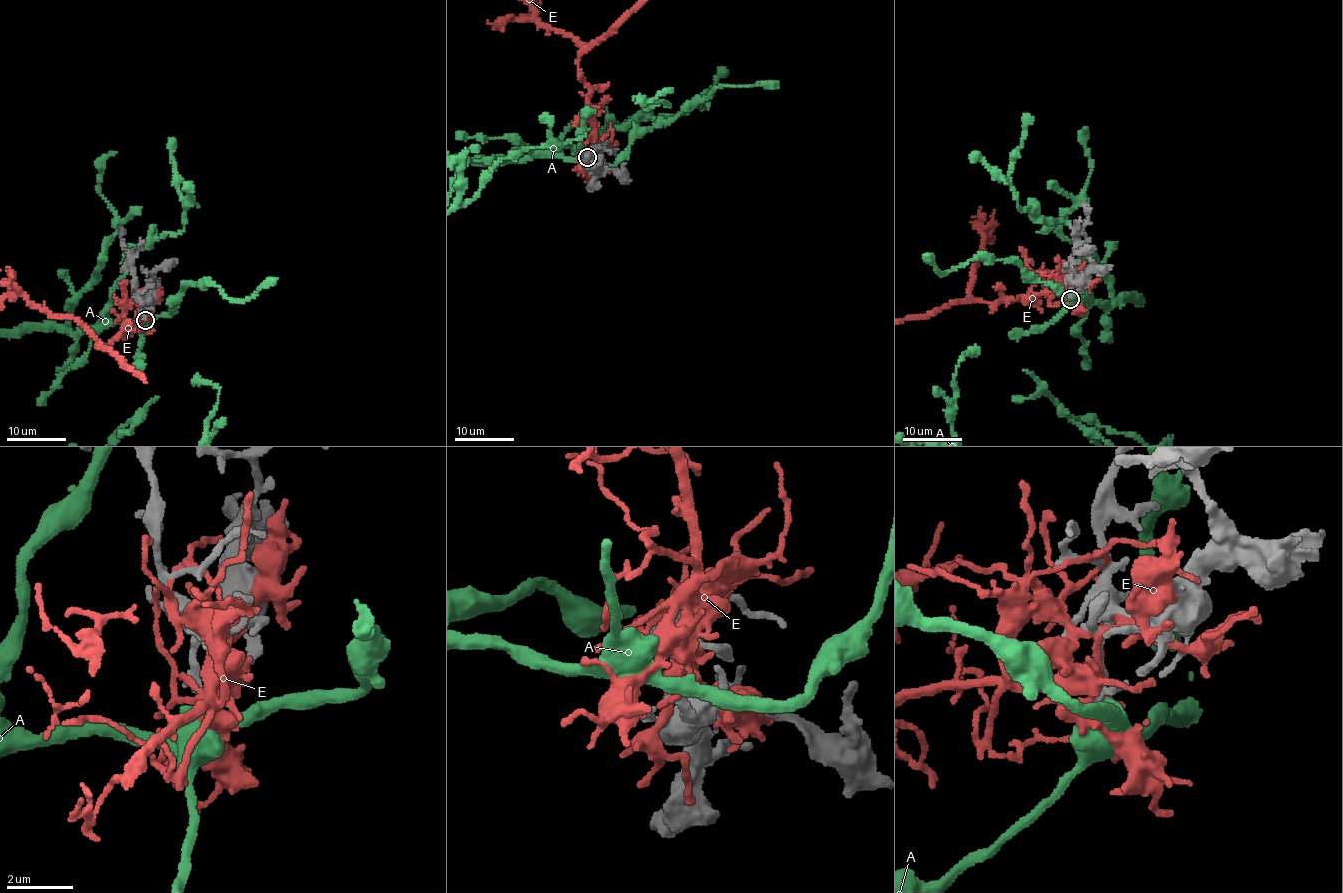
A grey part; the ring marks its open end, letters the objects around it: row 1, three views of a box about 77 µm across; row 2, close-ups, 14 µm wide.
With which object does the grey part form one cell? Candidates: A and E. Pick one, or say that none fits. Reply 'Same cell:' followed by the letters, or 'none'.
Same cell: none

